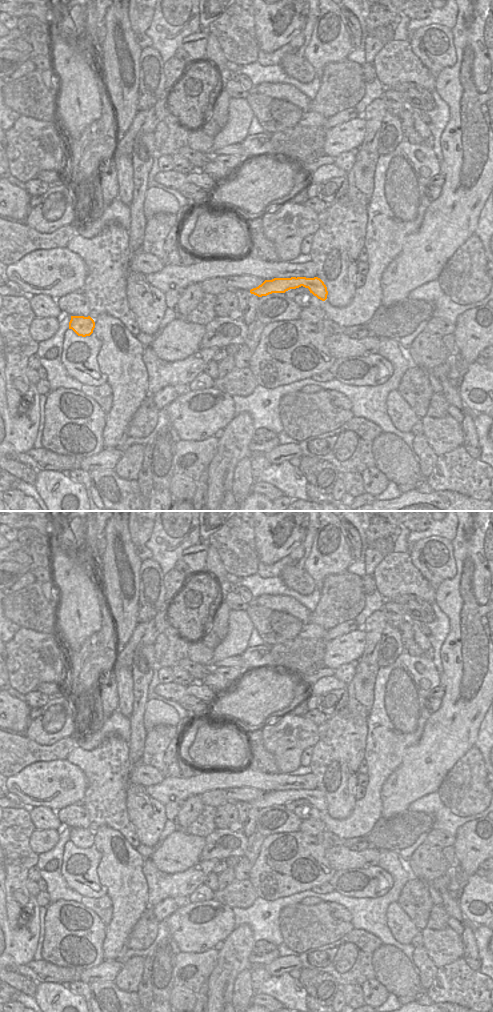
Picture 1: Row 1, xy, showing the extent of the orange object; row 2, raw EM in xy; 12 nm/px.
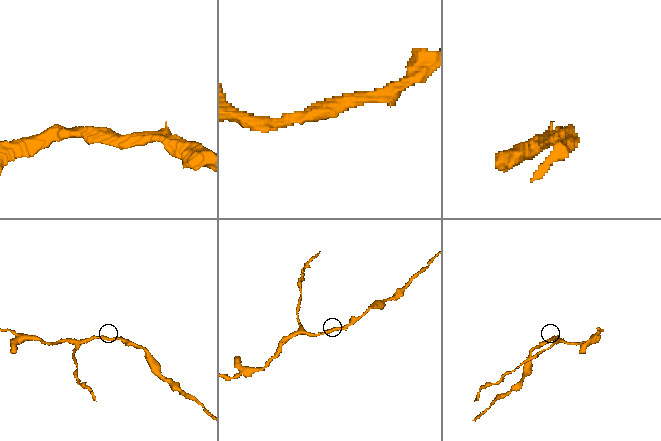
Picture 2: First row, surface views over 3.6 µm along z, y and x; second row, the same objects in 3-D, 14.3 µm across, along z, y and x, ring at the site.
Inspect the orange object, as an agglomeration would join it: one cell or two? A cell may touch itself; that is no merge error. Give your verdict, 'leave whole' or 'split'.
leave whole

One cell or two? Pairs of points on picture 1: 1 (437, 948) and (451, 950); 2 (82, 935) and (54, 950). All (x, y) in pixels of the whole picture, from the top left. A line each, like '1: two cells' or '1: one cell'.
1: one cell
2: one cell

